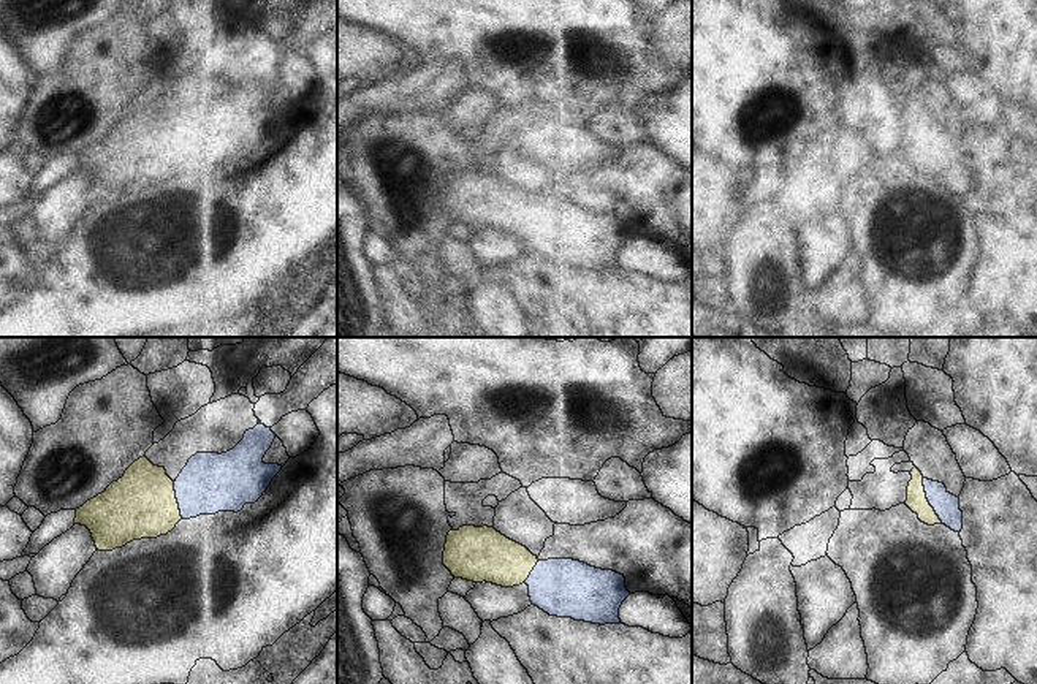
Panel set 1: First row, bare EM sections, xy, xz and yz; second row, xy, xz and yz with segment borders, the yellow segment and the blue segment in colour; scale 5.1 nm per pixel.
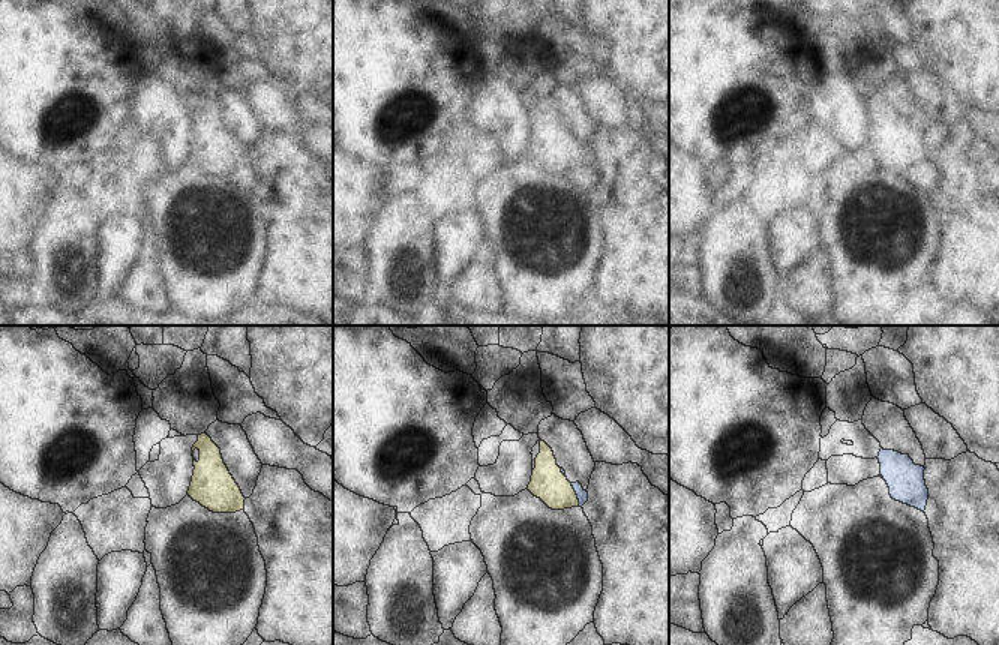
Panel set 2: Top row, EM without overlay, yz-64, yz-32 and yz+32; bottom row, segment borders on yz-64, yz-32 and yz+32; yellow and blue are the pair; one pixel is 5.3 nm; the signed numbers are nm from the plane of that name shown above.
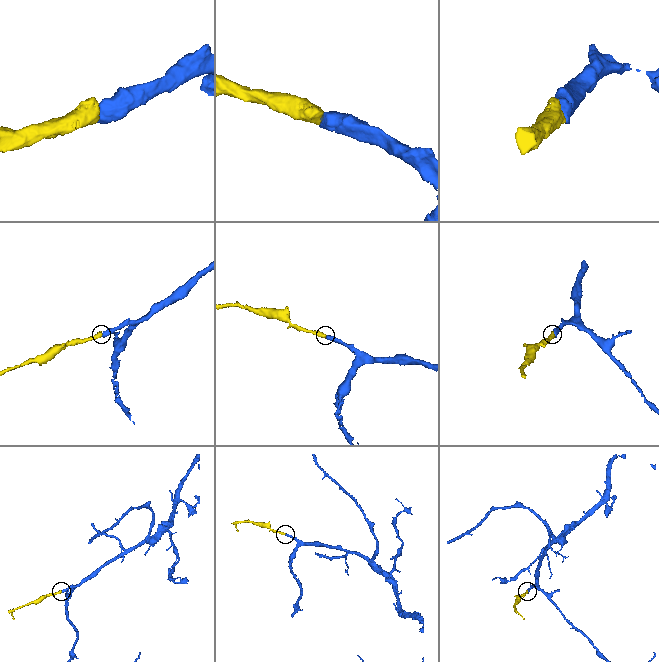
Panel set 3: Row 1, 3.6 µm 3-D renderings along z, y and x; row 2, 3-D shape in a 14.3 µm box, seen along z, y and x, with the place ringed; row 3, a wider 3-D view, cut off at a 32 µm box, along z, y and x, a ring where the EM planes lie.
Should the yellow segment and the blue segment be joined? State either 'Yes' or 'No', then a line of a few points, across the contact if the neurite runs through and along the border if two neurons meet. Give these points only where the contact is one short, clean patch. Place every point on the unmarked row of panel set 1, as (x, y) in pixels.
Yes. Line: yz (917, 148), (926, 146), (934, 151), (945, 151)

